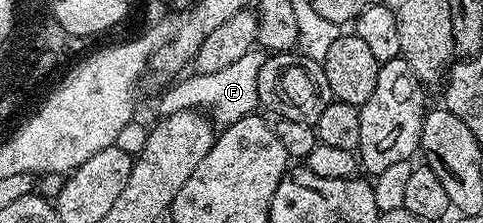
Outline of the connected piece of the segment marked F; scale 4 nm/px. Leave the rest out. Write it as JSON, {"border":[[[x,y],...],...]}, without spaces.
{"border":[[[255,48],[244,52],[240,60],[228,64],[221,72],[191,73],[191,78],[182,76],[175,86],[170,86],[162,94],[158,102],[159,115],[165,116],[184,112],[185,110],[200,110],[210,115],[219,127],[231,126],[236,120],[255,113],[259,109],[258,77],[260,68],[266,62],[267,55],[261,49]]]}

